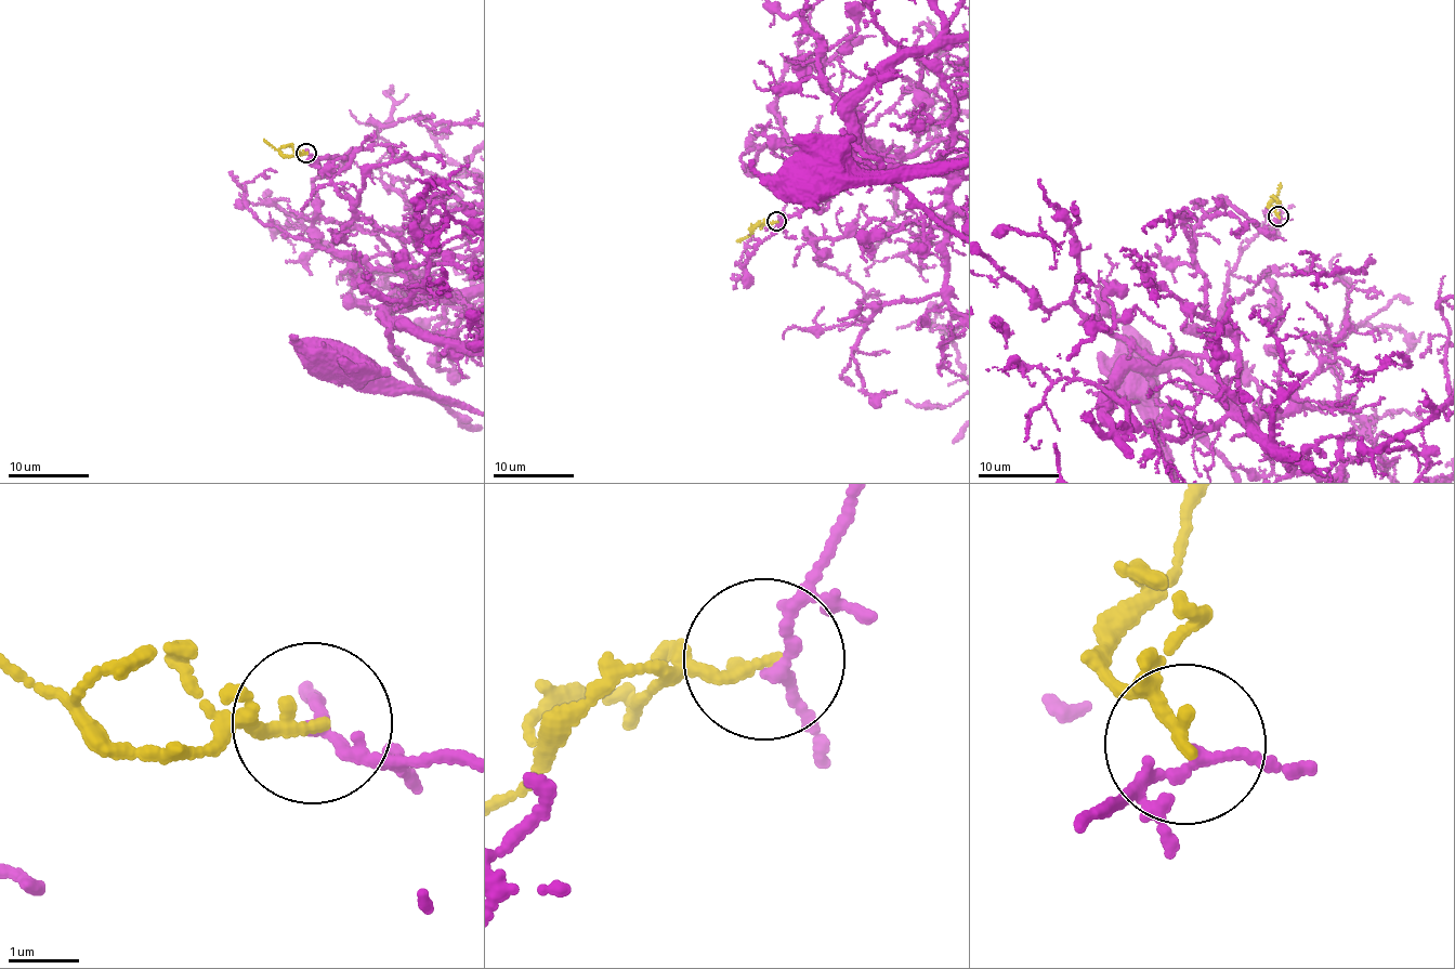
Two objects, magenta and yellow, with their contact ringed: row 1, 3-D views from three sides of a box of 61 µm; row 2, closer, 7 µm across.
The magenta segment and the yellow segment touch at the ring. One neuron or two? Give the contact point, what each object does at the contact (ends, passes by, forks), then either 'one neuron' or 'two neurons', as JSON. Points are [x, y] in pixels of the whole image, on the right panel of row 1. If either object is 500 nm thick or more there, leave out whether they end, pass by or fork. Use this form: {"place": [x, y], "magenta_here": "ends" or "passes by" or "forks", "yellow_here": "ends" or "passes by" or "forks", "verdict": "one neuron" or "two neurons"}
{"place": [1279, 217], "magenta_here": "passes by", "yellow_here": "ends", "verdict": "two neurons"}

